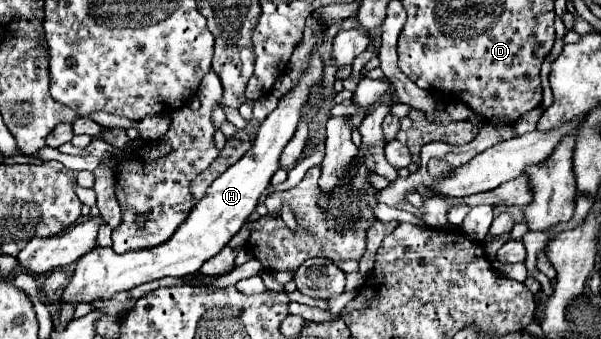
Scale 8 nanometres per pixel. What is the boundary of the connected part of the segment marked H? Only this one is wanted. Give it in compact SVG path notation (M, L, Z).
M315 45L311 53L311 65L299 79L299 85L293 91L289 91L283 99L279 99L277 109L261 123L251 151L245 153L241 161L231 165L221 177L217 177L213 185L209 185L203 199L191 209L189 217L179 225L177 233L169 241L165 241L165 245L157 245L153 249L137 249L137 251L127 251L119 255L111 247L107 249L95 247L93 251L85 253L85 257L77 261L73 279L67 285L65 297L61 297L61 303L67 303L67 301L71 301L73 305L91 303L97 297L109 299L115 293L129 291L153 279L185 277L185 275L197 273L199 267L207 259L217 255L227 245L227 241L233 235L237 235L237 231L247 221L249 213L255 209L259 195L269 187L271 175L279 169L279 155L283 147L291 141L297 129L297 121L309 97L309 89L315 83L319 83L321 77L323 77L323 61L317 55L317 45Z

